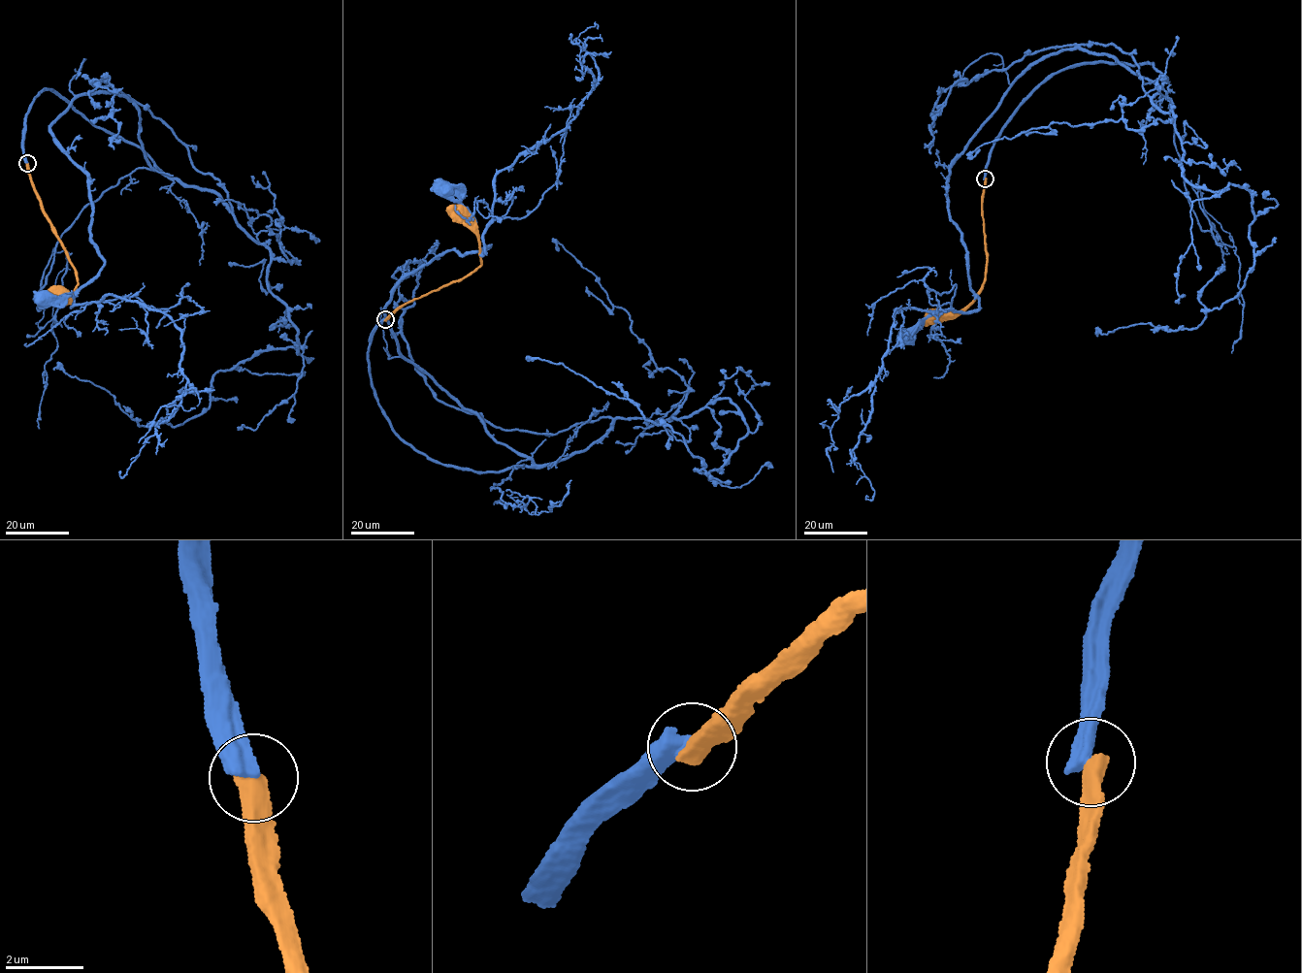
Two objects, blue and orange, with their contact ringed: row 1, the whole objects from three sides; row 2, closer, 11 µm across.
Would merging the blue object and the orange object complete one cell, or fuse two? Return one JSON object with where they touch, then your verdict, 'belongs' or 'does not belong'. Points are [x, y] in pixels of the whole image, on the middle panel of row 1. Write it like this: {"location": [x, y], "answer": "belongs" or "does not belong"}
{"location": [385, 319], "answer": "does not belong"}

